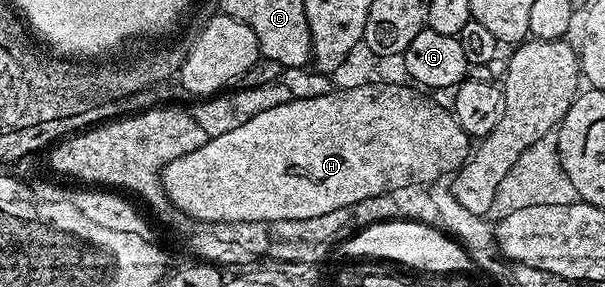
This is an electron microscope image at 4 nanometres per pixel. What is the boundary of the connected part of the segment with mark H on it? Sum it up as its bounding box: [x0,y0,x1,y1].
[162,83,472,223]

